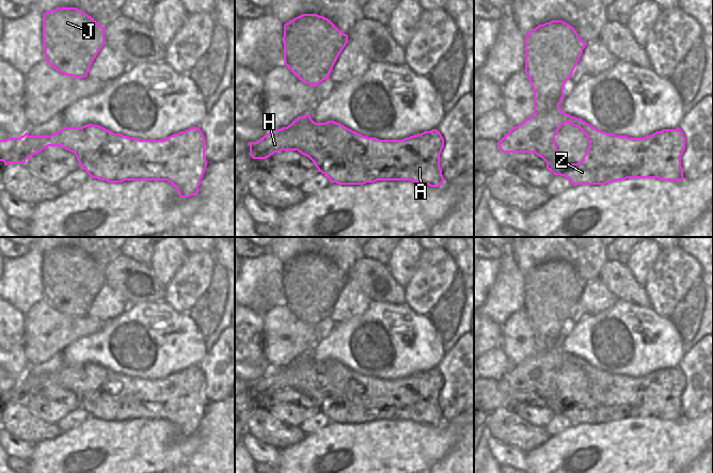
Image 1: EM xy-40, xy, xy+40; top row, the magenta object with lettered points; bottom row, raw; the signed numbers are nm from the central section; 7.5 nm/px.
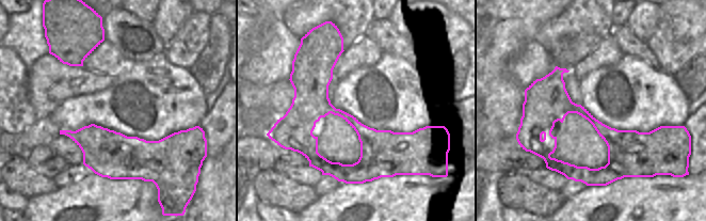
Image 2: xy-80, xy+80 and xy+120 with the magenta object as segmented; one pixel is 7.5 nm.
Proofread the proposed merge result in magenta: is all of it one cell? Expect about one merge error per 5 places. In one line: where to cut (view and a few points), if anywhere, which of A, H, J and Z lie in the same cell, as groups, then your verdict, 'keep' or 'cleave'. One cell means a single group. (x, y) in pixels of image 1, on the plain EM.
no cut | A H J Z | keep

